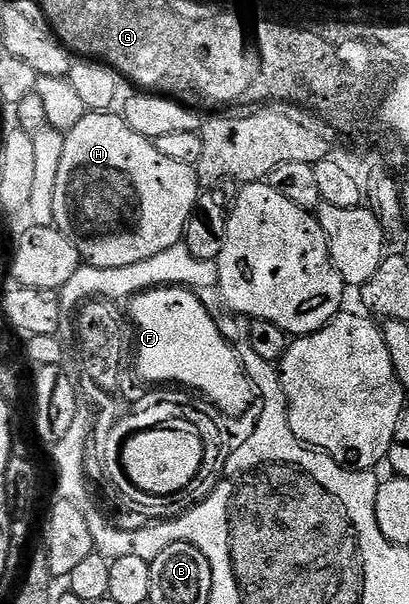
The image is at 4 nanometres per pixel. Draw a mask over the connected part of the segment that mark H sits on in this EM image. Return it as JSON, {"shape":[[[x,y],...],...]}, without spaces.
{"shape":[[[89,112],[85,118],[79,120],[74,127],[65,134],[63,144],[63,156],[59,161],[59,172],[55,179],[54,190],[54,226],[76,242],[82,259],[88,265],[99,268],[127,268],[131,264],[139,264],[139,260],[151,260],[151,256],[159,256],[159,252],[167,252],[167,248],[182,245],[185,229],[189,223],[191,212],[197,203],[199,193],[199,179],[194,167],[187,164],[179,164],[168,156],[163,156],[159,148],[155,148],[152,140],[139,136],[139,132],[125,123],[124,117],[117,112]]]}

